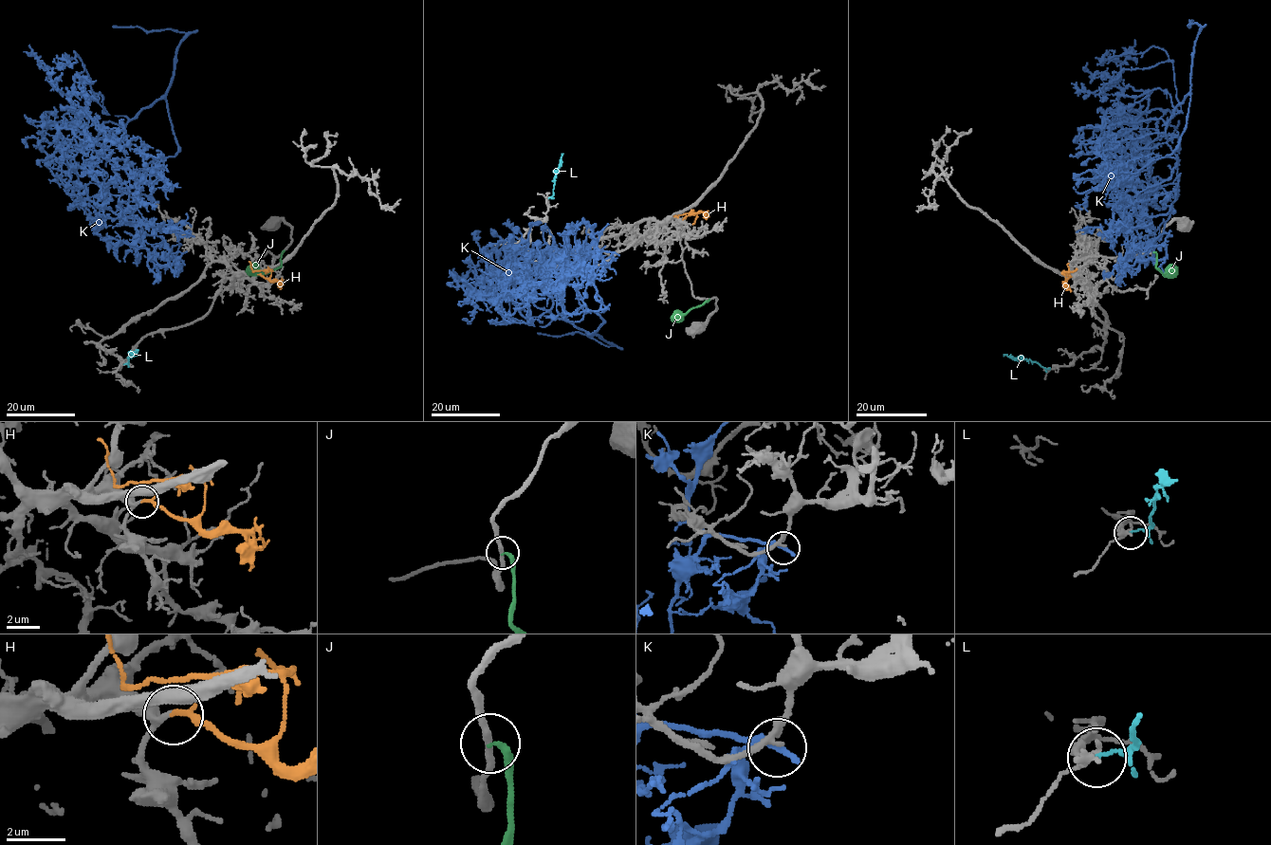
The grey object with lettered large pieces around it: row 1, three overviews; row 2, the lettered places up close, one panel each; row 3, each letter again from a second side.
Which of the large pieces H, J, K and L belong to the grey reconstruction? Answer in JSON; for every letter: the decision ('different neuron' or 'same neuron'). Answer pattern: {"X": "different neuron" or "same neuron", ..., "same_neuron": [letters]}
{"H": "same neuron", "J": "different neuron", "K": "different neuron", "L": "different neuron", "same_neuron": ["H"]}

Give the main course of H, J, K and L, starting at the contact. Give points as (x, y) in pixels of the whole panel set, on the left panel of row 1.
H: (258, 274), (268, 278), (271, 271), (253, 271), (248, 262)
J: (284, 250), (281, 265), (268, 271), (247, 266)
K: (192, 235), (127, 221), (75, 162), (75, 114), (100, 92), (107, 113), (82, 65), (83, 87)
L: (123, 364), (128, 363), (129, 355), (138, 349)

